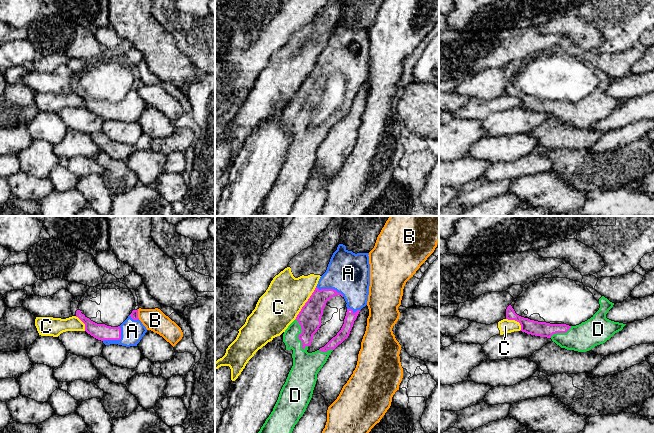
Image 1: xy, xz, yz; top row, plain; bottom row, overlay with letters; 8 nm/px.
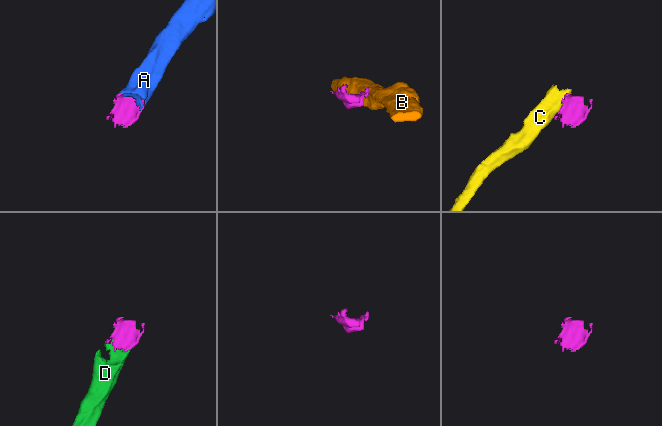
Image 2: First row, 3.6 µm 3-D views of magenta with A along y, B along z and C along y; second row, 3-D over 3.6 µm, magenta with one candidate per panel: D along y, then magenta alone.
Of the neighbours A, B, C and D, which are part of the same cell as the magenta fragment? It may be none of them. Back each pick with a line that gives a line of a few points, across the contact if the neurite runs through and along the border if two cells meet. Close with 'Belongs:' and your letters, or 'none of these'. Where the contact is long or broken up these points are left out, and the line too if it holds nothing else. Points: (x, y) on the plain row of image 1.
Belongs: A, D

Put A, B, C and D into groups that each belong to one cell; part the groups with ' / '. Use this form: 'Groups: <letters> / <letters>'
Groups: A D / B / C

